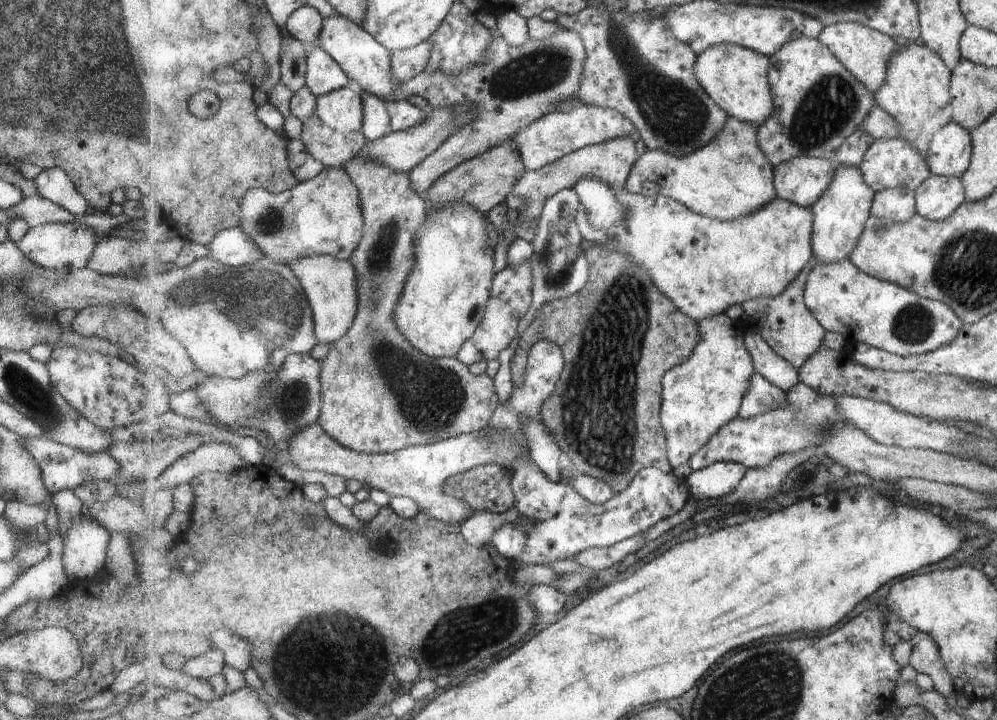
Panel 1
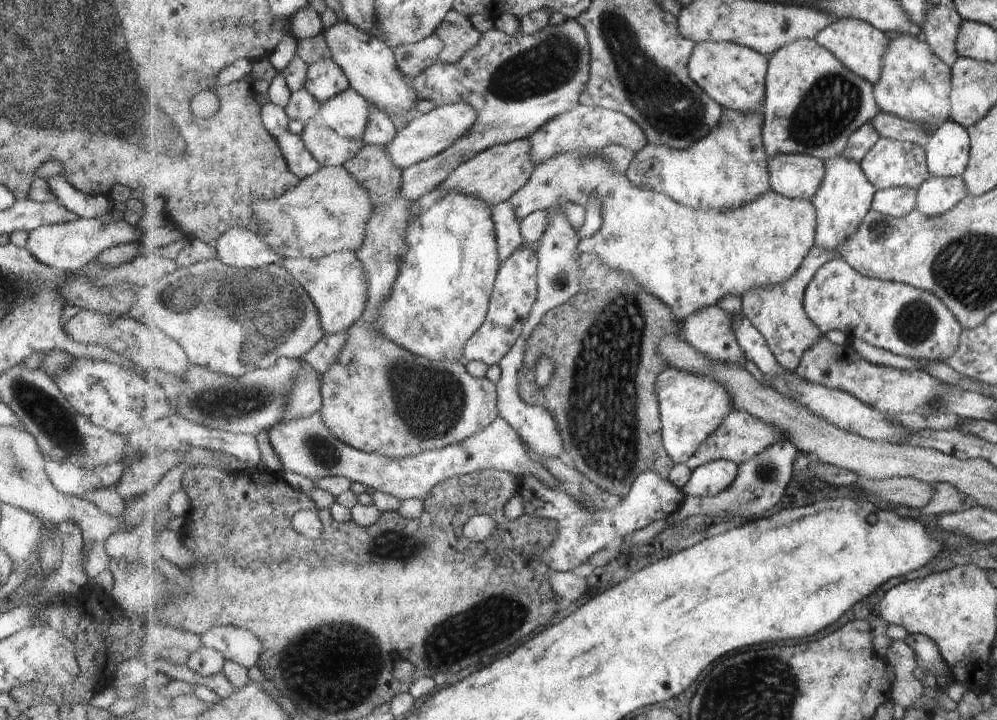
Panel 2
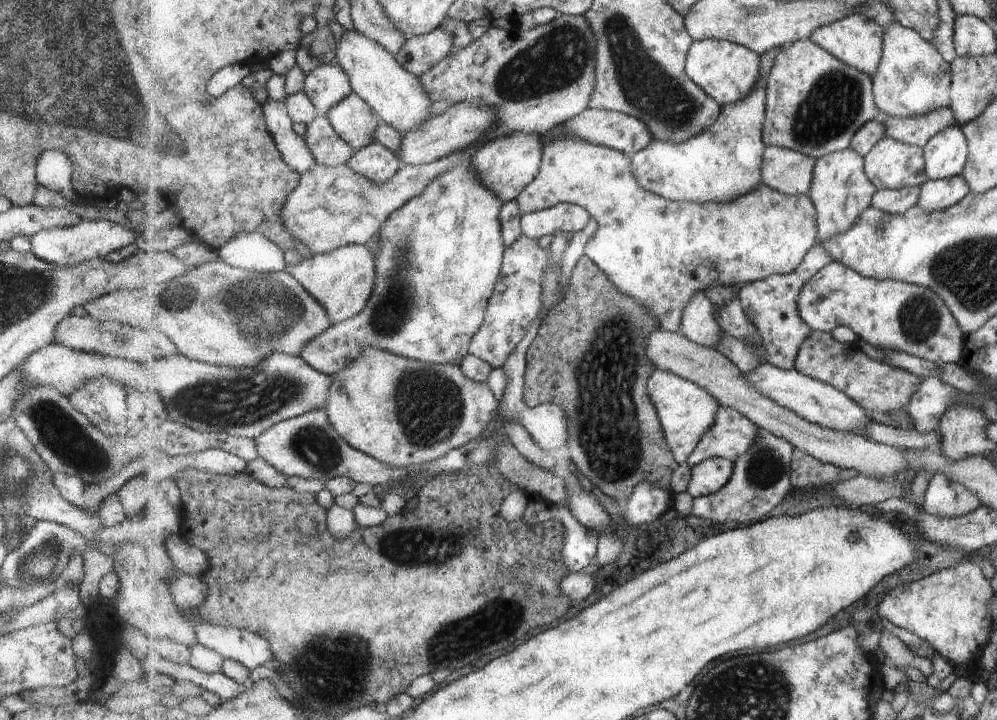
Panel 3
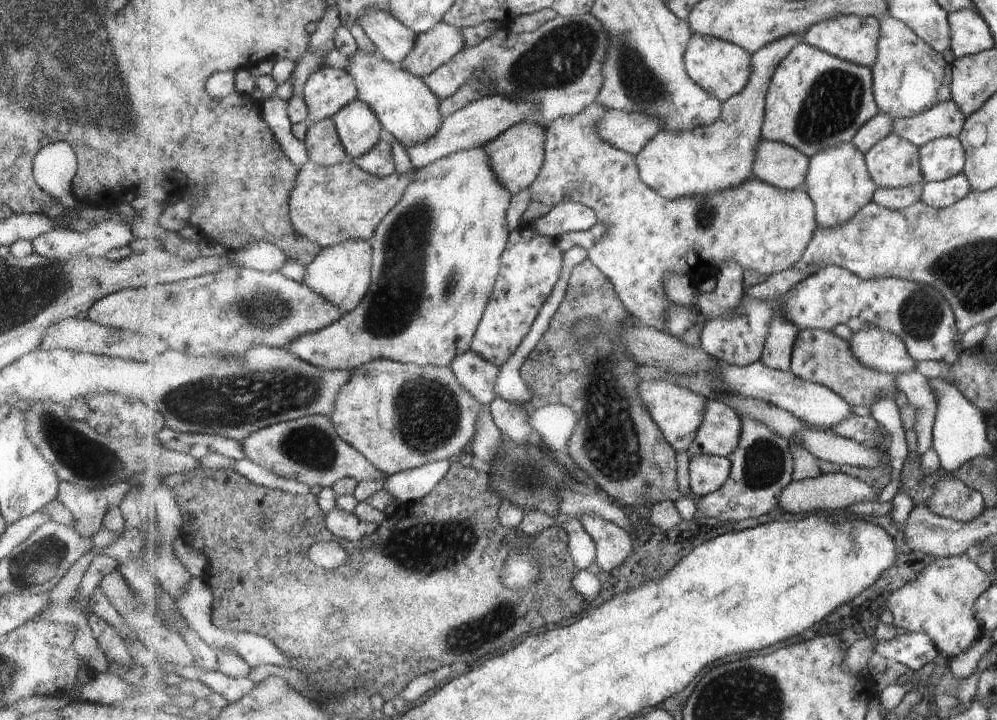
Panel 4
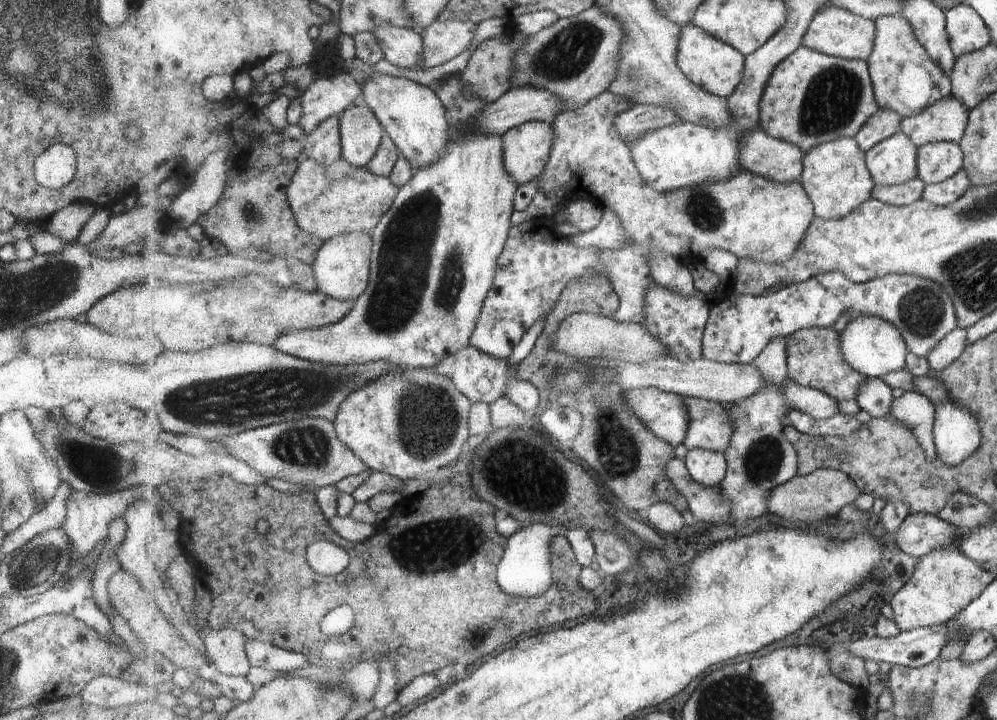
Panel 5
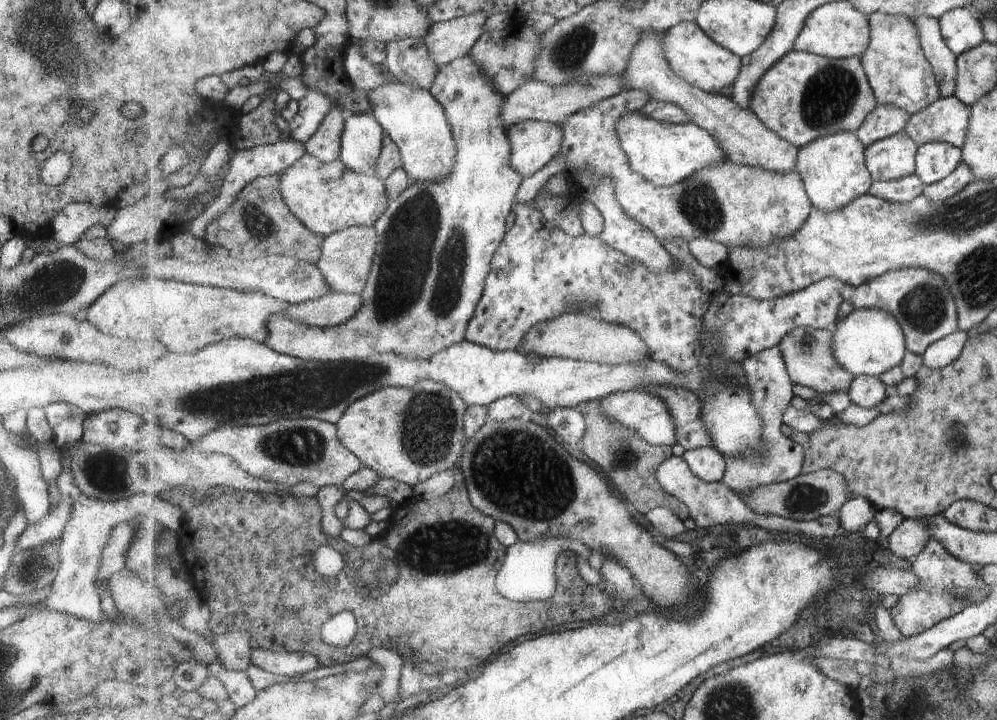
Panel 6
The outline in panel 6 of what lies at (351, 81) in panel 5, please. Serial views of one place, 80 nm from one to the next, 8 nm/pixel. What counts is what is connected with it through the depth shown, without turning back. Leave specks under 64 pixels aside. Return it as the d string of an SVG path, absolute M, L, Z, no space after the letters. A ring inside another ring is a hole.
M311 89L299 100L299 112L289 121L289 138L305 144L319 130L329 111L337 105L331 97Z

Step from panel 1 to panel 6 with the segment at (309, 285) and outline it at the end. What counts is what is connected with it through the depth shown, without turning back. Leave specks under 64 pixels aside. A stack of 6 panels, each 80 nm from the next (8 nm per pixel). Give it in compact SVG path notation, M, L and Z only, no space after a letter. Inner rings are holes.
M357 225L334 232L324 240L320 262L316 265L335 293L361 295L368 283L380 240L373 225Z

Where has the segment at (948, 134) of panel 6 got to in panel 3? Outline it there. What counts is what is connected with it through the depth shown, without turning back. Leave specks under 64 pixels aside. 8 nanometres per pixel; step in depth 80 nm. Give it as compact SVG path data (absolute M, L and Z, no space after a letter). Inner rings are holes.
M948 107L919 118L905 119L882 114L880 119L885 126L887 137L920 148L927 146L937 136L937 132L956 126L955 114L951 113Z

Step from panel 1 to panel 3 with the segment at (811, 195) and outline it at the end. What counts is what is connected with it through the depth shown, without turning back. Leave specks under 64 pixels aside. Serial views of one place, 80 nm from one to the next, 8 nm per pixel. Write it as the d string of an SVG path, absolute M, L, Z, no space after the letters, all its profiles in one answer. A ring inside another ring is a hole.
M769 146L765 152L764 185L787 196L809 196L817 159L798 151Z

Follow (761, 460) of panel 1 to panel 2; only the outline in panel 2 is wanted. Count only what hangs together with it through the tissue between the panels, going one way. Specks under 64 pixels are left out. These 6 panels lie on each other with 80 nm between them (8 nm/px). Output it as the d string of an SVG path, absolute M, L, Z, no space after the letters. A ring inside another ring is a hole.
M735 408L721 423L721 426L717 428L711 436L708 436L708 438L705 439L705 442L701 444L700 449L697 450L697 452L685 464L691 471L694 471L701 465L719 459L730 460L740 465L748 460L754 459L757 454L764 451L774 442L785 439L787 439L786 435L780 430L777 430L774 426L755 418L748 412L740 411Z

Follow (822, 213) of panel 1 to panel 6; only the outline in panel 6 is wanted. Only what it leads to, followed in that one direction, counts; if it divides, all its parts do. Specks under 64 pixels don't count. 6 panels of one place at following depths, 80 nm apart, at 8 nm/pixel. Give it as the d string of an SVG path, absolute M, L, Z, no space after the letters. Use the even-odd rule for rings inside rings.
M837 131L820 136L801 147L797 155L797 170L804 180L812 204L830 213L869 193L874 180L866 163L867 150L855 131Z

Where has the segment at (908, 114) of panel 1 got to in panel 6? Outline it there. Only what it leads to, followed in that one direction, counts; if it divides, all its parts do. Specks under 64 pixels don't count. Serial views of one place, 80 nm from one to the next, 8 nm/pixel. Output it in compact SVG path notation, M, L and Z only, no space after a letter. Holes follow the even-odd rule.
M874 12L868 16L871 29L869 48L860 57L873 92L881 104L895 104L911 116L930 107L940 95L937 79L920 41L920 30L907 15Z

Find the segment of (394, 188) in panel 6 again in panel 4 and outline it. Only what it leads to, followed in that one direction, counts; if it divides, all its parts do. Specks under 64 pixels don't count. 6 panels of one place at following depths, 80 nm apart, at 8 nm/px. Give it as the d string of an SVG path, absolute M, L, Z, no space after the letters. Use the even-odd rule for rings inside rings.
M357 50L351 58L347 58L347 61L346 71L355 80L358 99L365 102L375 112L384 129L381 138L391 144L396 162L396 174L405 174L405 172L409 174L416 167L412 164L406 148L427 142L439 132L441 122L443 122L443 117L439 112L441 98L433 94L433 90L421 77L403 70L401 63L387 60L379 50L375 52Z

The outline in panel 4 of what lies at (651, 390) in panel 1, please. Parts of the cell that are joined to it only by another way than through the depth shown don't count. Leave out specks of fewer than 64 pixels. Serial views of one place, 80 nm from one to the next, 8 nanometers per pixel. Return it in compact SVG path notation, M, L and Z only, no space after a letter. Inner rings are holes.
M587 258L573 270L563 304L521 368L521 377L534 396L530 408L539 409L559 402L575 410L579 422L568 445L571 459L602 491L625 507L635 506L641 498L654 503L677 502L683 498L677 484L675 449L665 439L641 398L637 376L641 364L617 344L619 332L635 324L612 281ZM585 317L595 317L601 322L601 330L591 338L591 344L581 344L577 338L577 326L585 322Z

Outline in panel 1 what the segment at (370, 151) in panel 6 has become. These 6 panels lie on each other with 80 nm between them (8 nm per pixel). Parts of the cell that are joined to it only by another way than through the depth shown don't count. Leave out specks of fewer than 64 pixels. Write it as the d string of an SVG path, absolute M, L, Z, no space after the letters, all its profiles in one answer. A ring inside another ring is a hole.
M355 86L339 88L317 97L317 113L325 125L337 131L362 131L363 100Z

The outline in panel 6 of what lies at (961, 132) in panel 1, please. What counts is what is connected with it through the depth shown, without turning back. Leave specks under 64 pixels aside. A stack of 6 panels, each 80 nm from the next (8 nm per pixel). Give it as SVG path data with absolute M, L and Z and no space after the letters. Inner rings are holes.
M944 142L927 143L919 146L916 156L916 175L926 185L935 184L955 170L963 160L960 149Z

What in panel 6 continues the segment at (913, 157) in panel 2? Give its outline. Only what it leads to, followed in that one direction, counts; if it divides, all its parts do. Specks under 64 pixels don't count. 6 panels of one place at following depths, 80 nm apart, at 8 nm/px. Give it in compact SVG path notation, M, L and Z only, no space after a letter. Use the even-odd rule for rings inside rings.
M905 130L880 140L866 151L866 163L874 181L894 181L916 174L919 145Z

